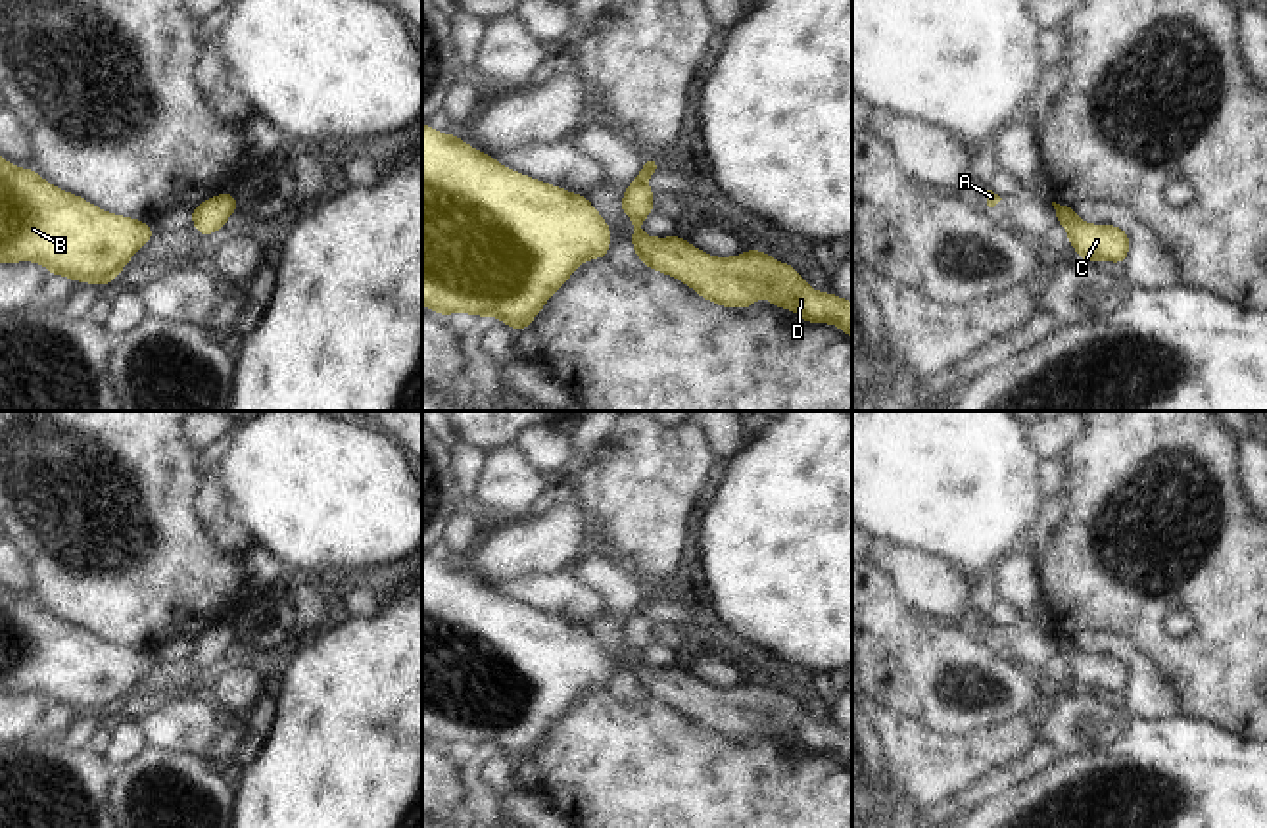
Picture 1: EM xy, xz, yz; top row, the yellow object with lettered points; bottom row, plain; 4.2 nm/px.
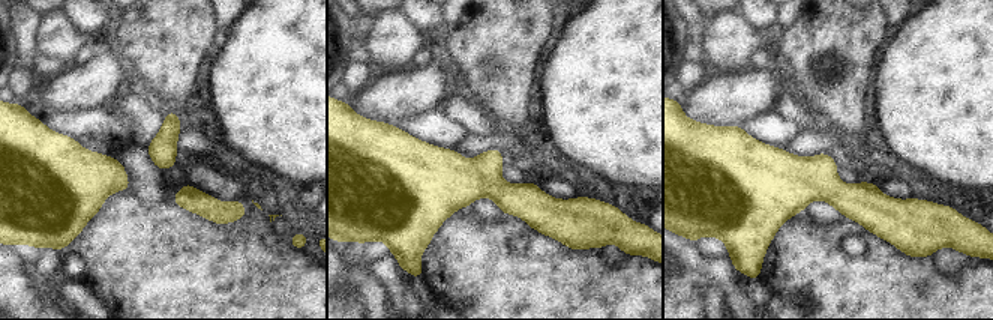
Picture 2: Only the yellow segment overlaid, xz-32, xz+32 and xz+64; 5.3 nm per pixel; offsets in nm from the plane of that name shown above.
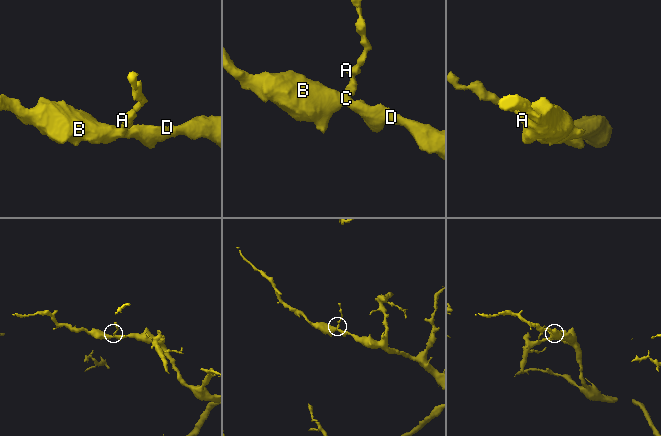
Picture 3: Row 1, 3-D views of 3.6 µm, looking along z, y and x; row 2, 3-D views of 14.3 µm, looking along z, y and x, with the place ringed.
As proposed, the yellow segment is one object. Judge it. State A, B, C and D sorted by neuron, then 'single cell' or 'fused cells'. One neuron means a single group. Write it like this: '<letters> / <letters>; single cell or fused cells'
A B C D; single cell

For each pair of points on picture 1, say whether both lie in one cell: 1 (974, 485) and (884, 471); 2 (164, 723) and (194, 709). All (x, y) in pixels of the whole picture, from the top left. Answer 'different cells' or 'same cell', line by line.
1: same cell
2: same cell

